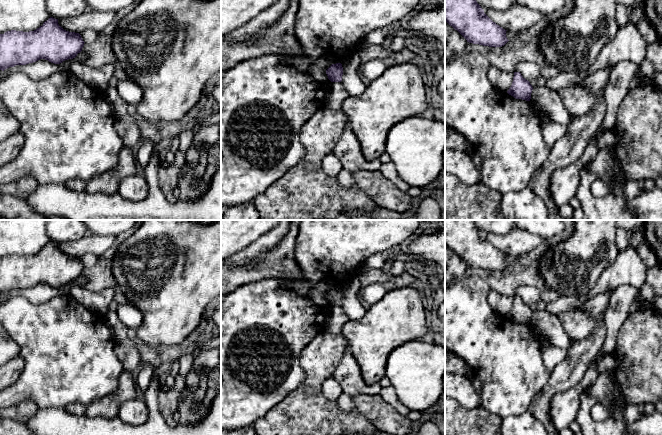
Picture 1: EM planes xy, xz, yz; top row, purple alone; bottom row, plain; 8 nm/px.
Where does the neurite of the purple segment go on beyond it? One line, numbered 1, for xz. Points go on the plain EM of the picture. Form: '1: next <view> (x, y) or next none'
1: next none

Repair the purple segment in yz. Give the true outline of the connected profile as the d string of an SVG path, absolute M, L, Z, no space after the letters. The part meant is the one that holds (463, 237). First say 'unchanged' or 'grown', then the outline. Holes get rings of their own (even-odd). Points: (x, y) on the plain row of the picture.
unchanged | M445 220L445 245L469 267L496 272L509 265L507 254L484 237L475 220Z

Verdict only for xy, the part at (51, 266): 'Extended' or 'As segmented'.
As segmented

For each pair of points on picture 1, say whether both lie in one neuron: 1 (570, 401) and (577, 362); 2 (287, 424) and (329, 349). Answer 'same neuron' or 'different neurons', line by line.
1: different neurons
2: same neuron

